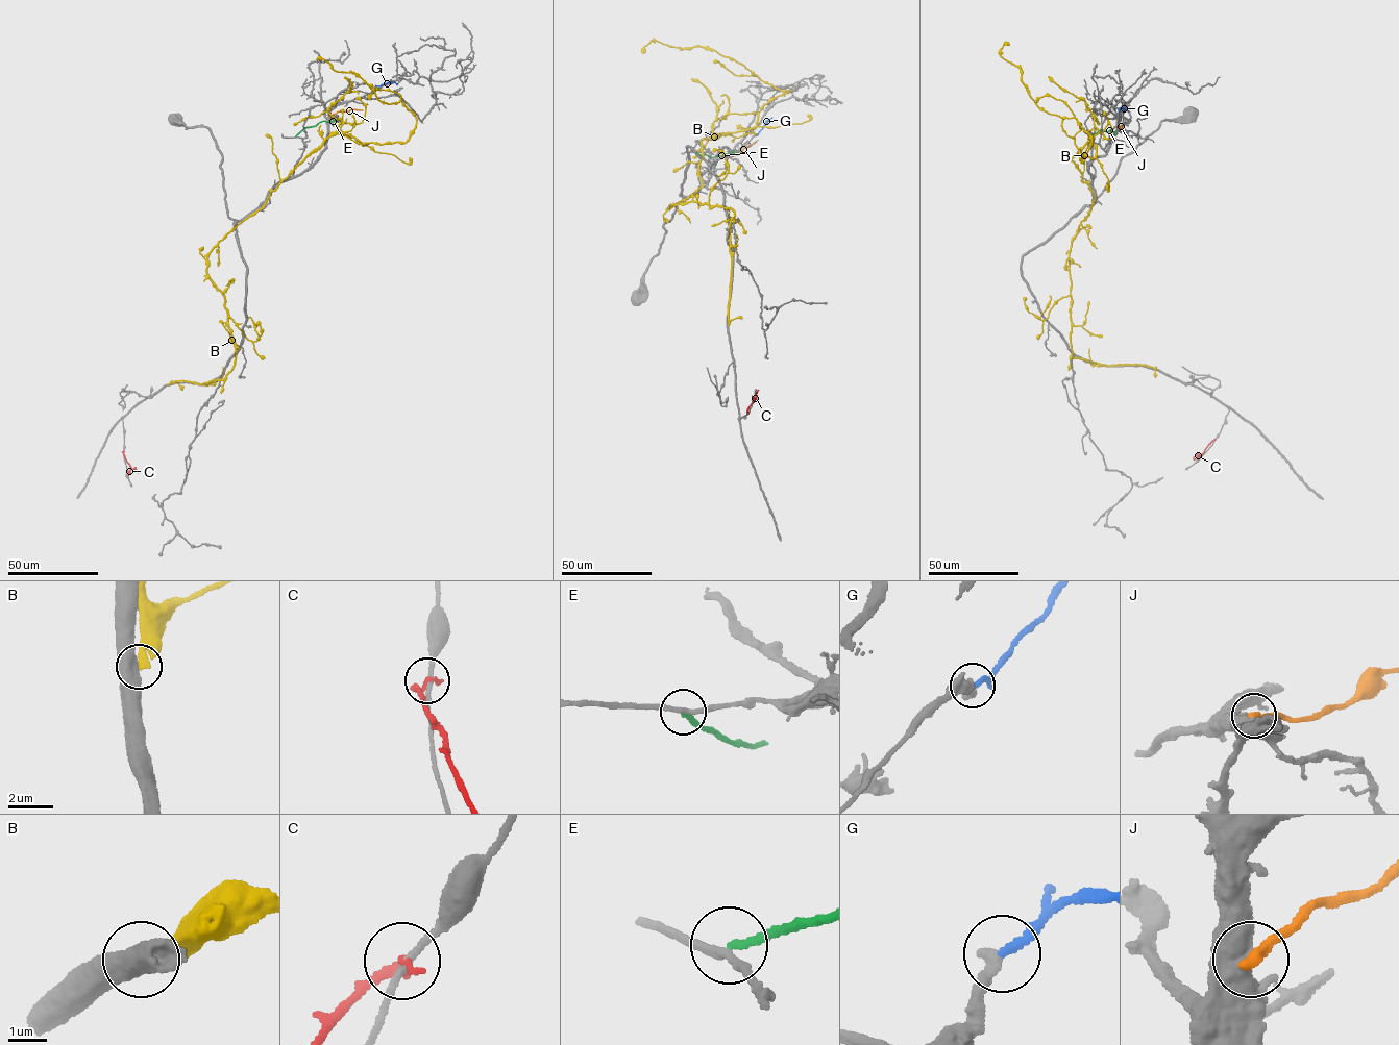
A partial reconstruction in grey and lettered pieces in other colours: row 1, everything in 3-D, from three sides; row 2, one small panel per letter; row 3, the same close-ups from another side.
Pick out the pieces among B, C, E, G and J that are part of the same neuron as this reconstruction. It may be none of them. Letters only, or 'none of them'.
G

